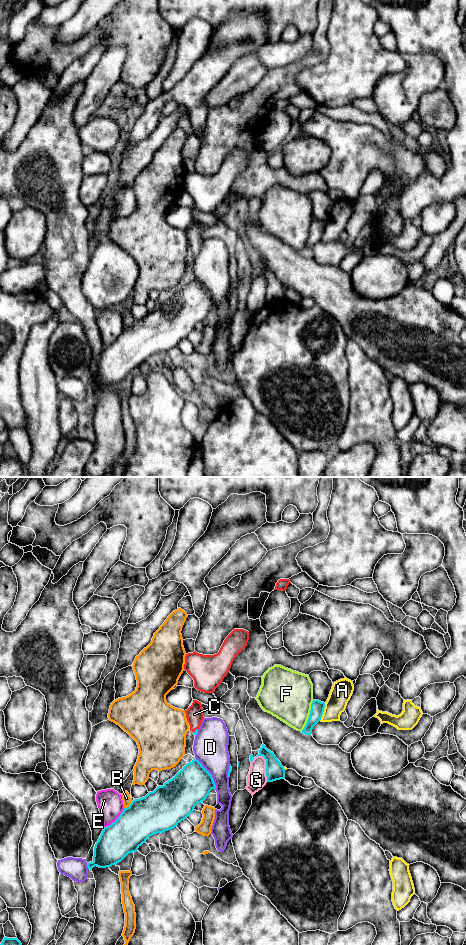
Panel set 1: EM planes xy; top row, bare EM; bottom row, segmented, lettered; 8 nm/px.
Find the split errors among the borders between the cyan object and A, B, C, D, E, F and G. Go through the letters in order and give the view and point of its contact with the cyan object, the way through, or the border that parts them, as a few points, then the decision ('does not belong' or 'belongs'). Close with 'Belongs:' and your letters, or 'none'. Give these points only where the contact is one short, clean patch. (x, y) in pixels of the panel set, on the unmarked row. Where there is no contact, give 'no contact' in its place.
A: meets cyan in xy at (323, 231); does not belong
B: meets cyan in xy at (127, 327); does not belong
C: meets cyan in xy at (195, 250); runs through xy (196, 251), (195, 250), (194, 234); belongs
D: meets cyan in xy at (209, 293); does not belong
E: meets cyan in xy at (116, 340); does not belong
F: meets cyan in xy at (309, 236); does not belong
G: meets cyan in xy at (266, 286); does not belong
Belongs: C

